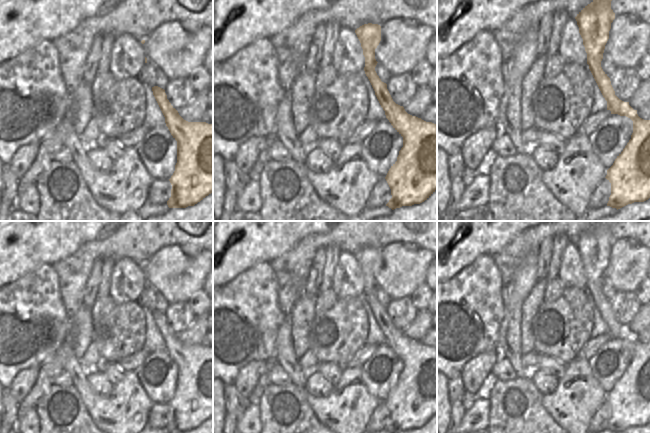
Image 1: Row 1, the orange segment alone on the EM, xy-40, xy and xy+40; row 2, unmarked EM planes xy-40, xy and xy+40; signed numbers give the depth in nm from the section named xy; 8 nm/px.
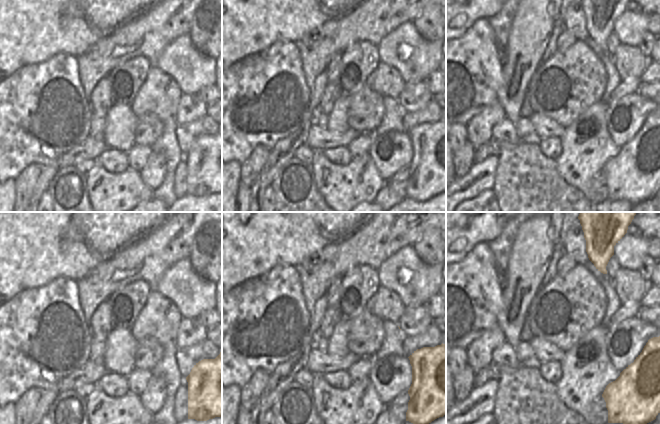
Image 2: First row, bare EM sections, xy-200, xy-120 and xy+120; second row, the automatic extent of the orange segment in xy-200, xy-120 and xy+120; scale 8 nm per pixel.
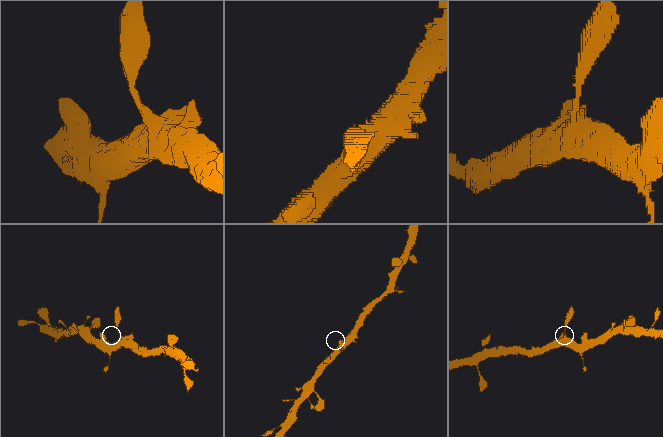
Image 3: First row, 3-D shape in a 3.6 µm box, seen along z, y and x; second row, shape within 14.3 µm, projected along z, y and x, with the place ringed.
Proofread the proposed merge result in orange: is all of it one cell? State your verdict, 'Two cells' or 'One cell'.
One cell

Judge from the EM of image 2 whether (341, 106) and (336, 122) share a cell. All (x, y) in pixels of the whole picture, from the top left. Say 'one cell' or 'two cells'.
one cell

